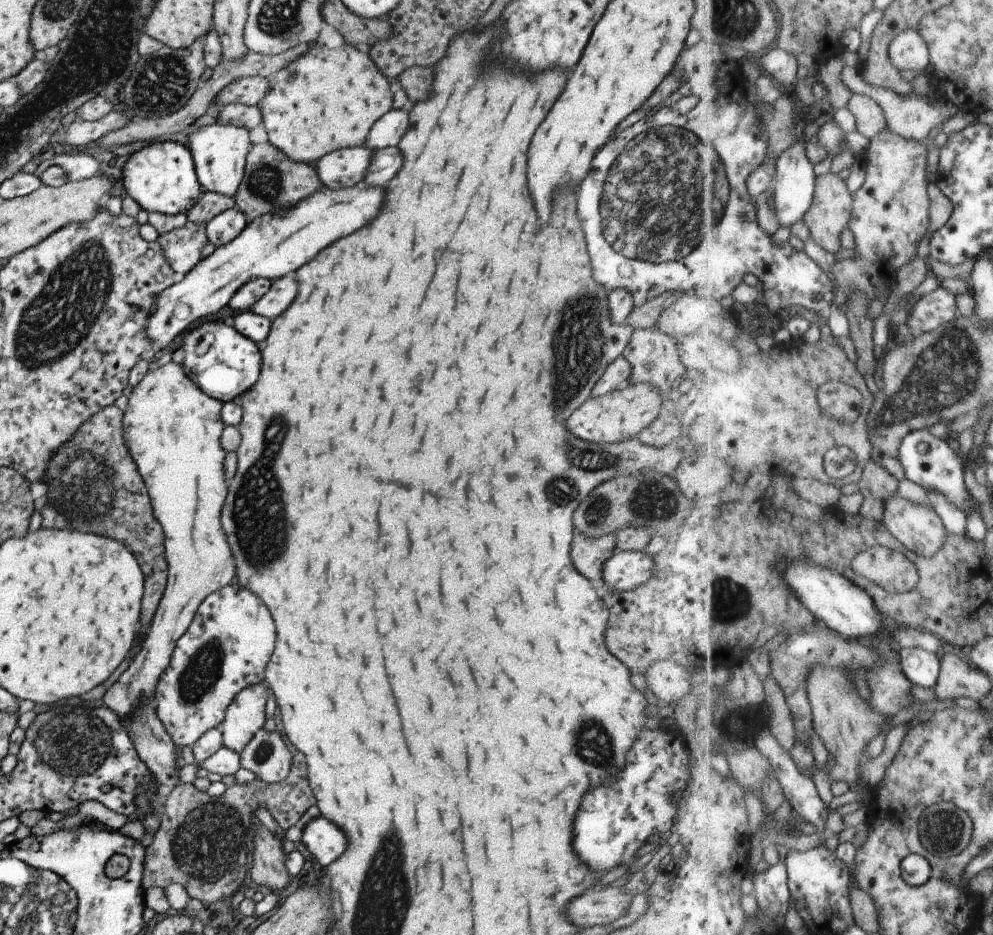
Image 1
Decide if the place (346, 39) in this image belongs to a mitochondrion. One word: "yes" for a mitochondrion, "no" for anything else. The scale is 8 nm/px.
no

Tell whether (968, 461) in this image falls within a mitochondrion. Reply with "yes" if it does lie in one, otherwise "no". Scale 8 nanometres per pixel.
no

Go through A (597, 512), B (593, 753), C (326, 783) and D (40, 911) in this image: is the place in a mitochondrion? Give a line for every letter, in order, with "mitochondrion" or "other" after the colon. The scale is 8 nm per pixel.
A: mitochondrion
B: mitochondrion
C: other
D: mitochondrion

